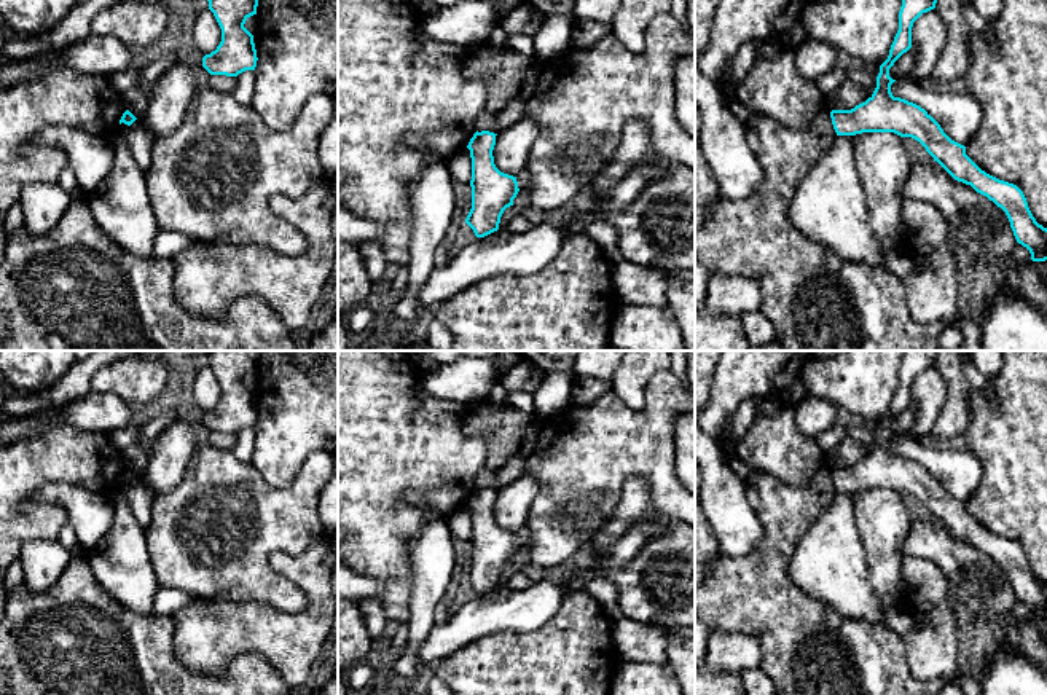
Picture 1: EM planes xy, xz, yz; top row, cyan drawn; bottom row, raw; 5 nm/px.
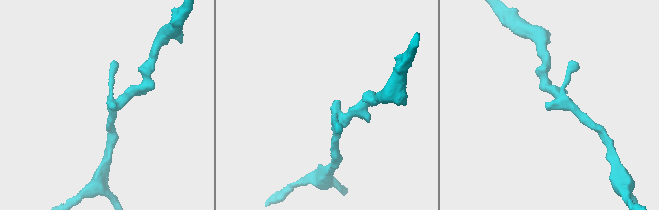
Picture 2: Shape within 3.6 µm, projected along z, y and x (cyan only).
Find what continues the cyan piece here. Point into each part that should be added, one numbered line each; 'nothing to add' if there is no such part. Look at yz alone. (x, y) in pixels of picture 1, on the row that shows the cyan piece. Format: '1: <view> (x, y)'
nothing to add

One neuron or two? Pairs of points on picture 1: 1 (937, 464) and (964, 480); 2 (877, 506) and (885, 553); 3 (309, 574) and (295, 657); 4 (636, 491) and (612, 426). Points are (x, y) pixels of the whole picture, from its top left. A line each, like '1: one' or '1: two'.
1: one
2: one
3: one
4: two

